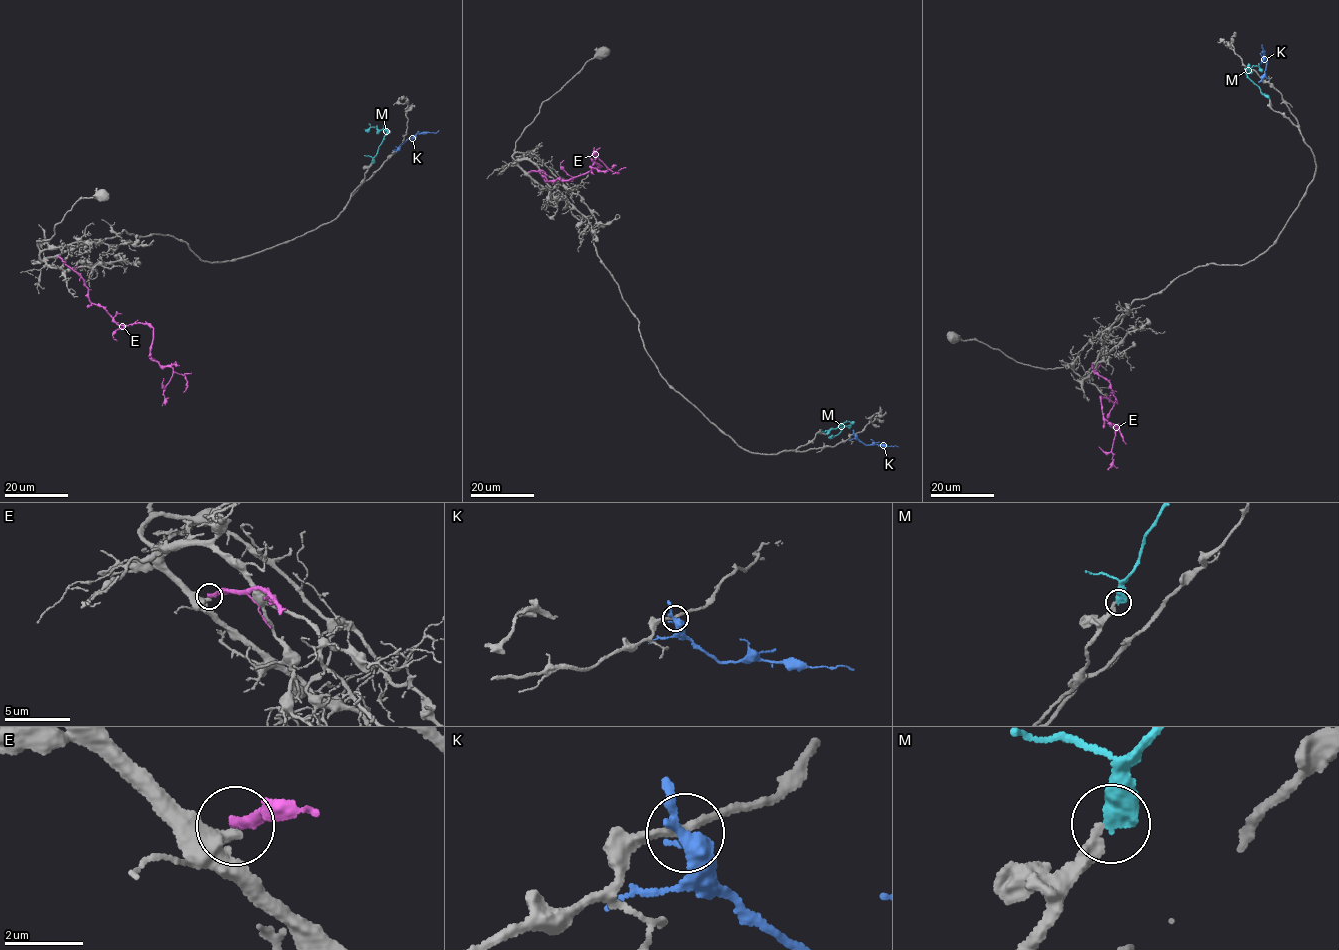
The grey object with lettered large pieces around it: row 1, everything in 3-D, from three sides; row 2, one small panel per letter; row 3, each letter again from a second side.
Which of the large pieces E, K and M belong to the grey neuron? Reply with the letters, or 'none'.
M

